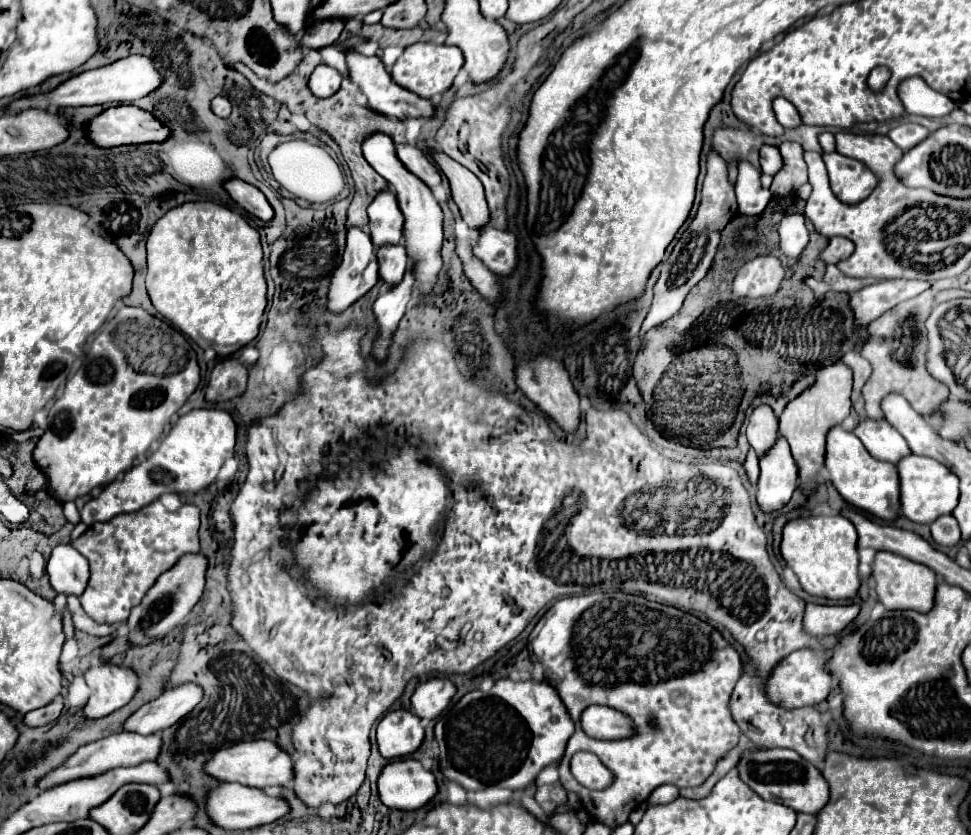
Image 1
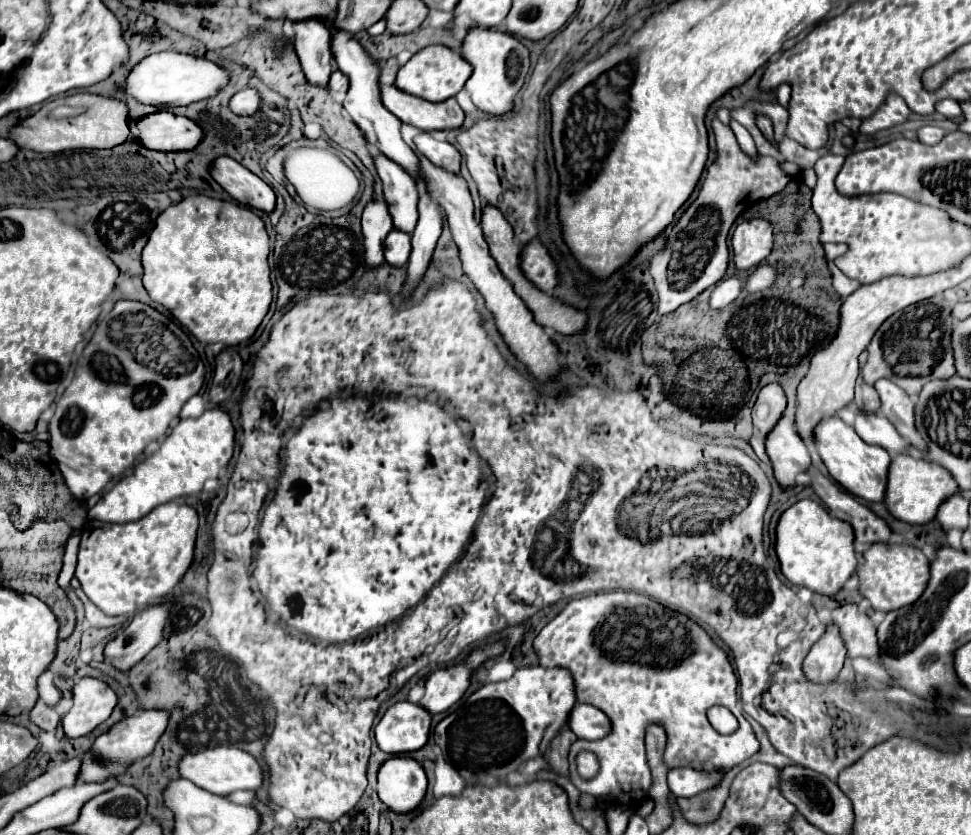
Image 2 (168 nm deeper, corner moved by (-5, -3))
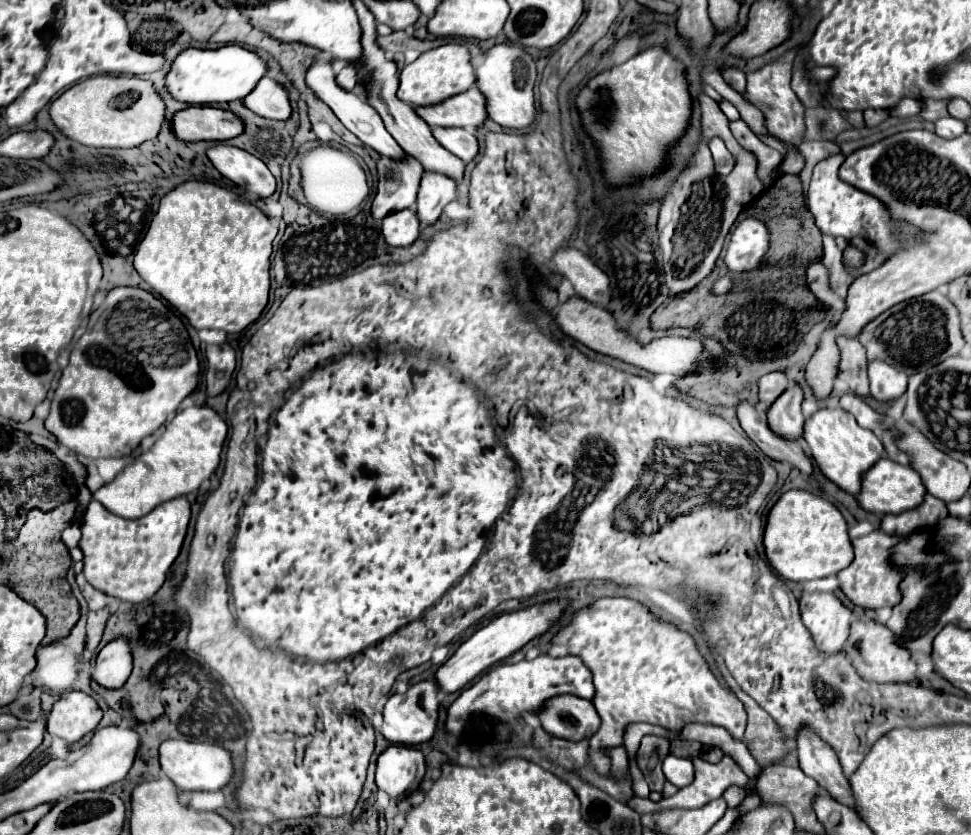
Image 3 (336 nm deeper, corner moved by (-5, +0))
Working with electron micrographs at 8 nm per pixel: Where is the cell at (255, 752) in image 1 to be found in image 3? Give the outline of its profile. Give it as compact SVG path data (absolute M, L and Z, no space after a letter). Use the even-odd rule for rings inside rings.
M165 740L159 746L159 764L167 778L183 790L221 790L233 776L233 762L229 752L215 744Z

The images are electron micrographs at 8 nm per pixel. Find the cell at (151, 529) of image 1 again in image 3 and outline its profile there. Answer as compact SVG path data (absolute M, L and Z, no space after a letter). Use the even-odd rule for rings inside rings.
M185 496L159 504L151 516L139 520L119 518L109 512L101 502L91 500L81 520L81 550L85 554L85 578L103 594L139 604L149 600L163 584L169 566L177 558L191 518L189 502Z

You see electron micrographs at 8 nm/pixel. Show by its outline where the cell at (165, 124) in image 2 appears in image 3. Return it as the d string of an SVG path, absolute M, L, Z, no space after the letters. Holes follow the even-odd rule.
M191 106L175 114L173 132L185 142L221 142L241 136L245 132L245 124L237 114L229 110L211 106Z

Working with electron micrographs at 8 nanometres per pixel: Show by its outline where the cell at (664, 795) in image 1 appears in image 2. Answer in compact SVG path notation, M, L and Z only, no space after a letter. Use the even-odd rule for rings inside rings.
M671 769L667 773L667 783L675 797L693 797L705 789L711 789L717 781L719 779L703 779L703 775L691 769Z

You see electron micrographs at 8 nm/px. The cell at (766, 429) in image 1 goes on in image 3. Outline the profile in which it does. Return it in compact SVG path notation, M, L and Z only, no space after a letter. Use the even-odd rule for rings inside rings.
M777 370L777 372L769 372L759 380L759 400L765 402L767 406L773 404L773 400L789 386L787 374Z

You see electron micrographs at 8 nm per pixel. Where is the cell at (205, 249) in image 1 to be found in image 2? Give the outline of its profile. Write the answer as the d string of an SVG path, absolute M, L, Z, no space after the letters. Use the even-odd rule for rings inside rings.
M205 195L185 197L177 205L165 209L149 235L143 249L143 285L149 297L163 305L183 327L187 327L201 343L223 343L235 347L253 337L271 305L269 279L269 235L263 221L241 205L211 199Z

